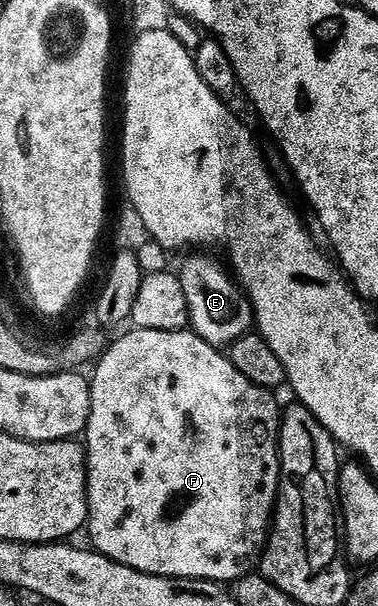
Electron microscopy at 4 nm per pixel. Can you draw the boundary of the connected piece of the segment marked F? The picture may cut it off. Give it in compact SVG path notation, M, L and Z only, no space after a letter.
M131 329L128 335L123 335L111 348L104 350L98 356L94 364L95 376L90 376L91 384L91 412L85 432L85 450L87 453L87 526L86 530L91 531L91 539L94 550L100 555L107 556L114 563L120 563L126 567L132 567L134 571L149 573L150 575L160 575L166 579L210 579L212 583L220 585L234 584L235 580L252 574L260 562L261 556L269 543L269 532L273 526L273 516L275 513L275 501L279 493L279 476L283 473L283 464L279 458L279 420L281 418L281 406L274 399L272 392L265 387L259 387L249 377L245 377L233 366L230 358L220 348L209 345L199 335L190 329L181 331L140 331Z

